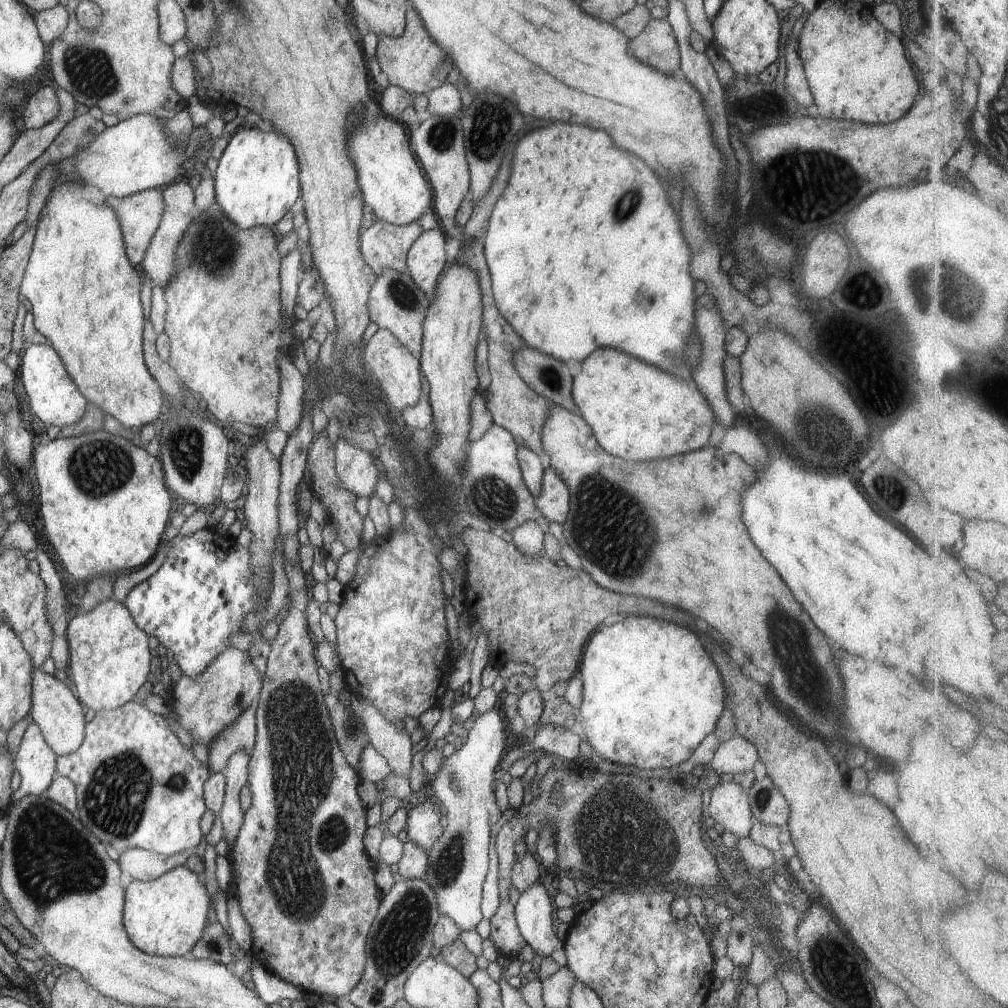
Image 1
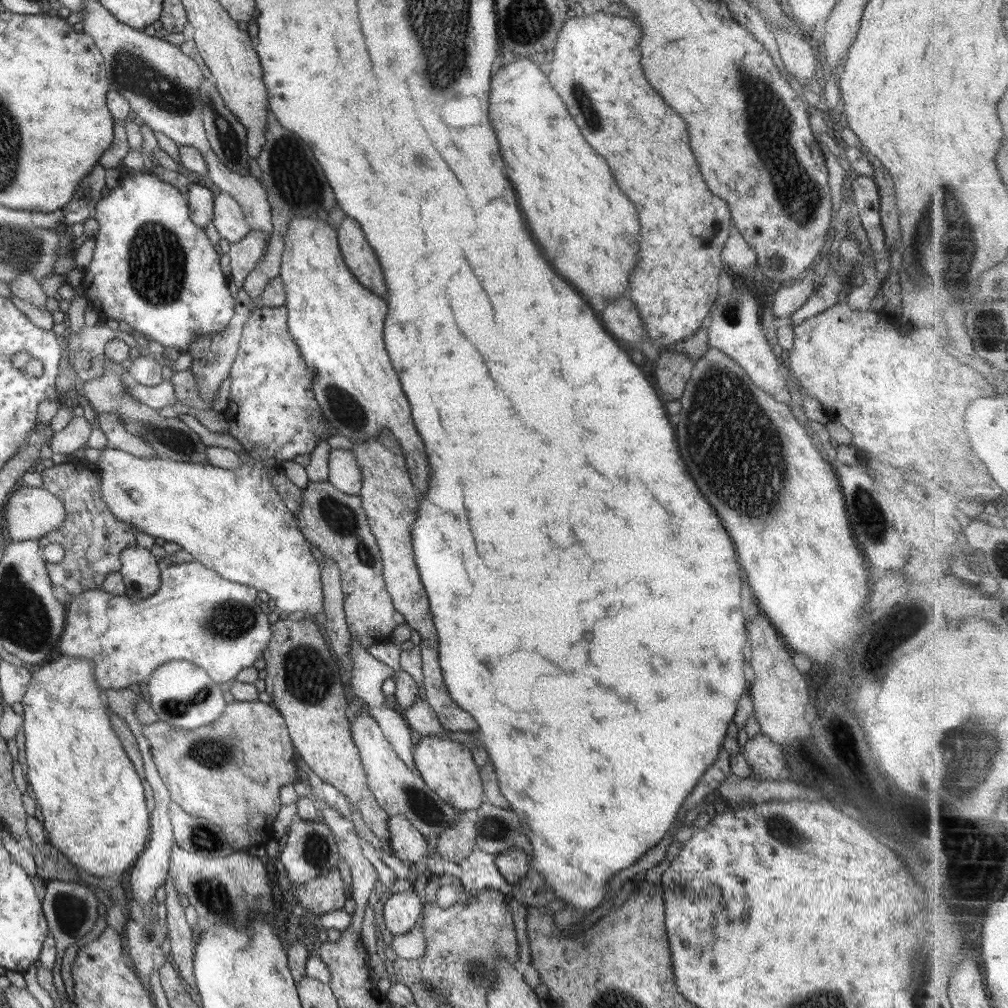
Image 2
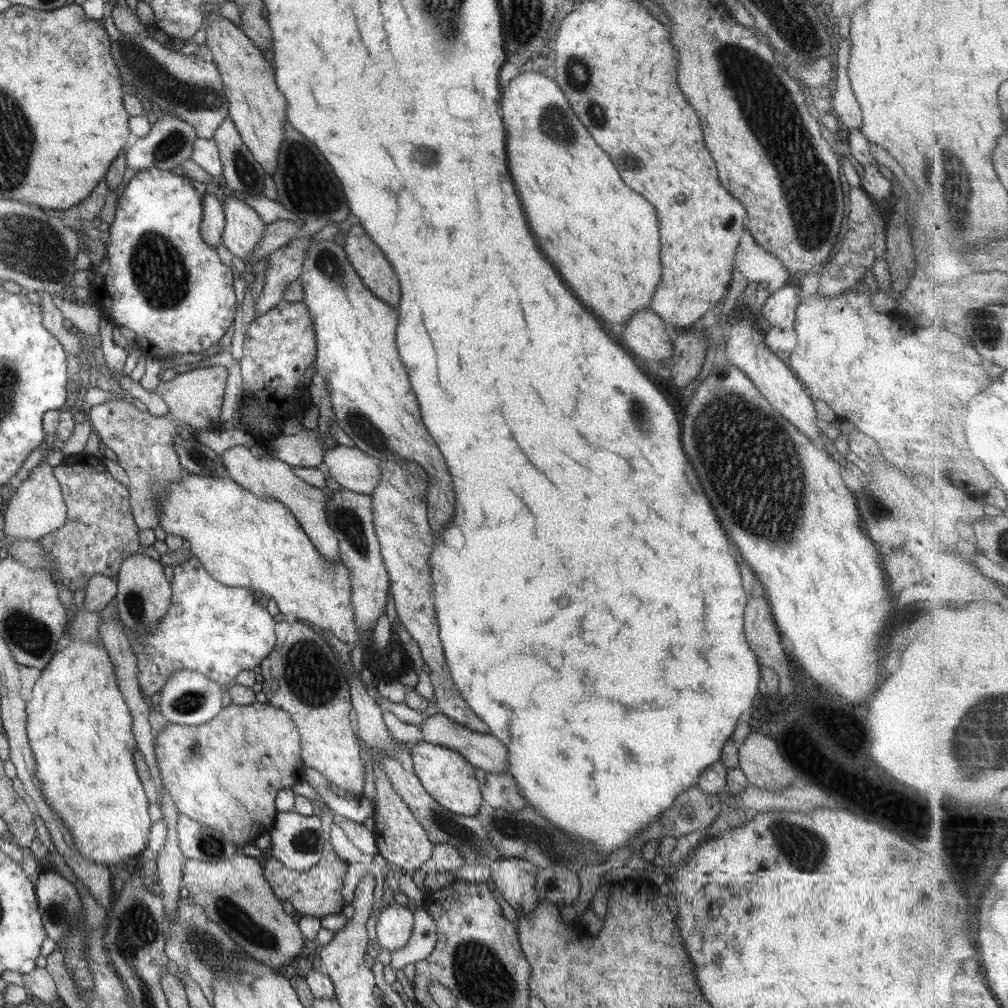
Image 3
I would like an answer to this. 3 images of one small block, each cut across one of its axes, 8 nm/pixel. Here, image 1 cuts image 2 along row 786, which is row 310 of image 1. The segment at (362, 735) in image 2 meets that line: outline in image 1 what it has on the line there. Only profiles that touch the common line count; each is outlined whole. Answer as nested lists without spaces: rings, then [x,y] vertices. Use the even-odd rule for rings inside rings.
[[[391,269],[381,271],[369,289],[366,307],[371,322],[377,324],[379,329],[387,329],[411,353],[419,352],[422,343],[422,322],[431,297],[425,296],[416,287],[409,272],[398,273]]]

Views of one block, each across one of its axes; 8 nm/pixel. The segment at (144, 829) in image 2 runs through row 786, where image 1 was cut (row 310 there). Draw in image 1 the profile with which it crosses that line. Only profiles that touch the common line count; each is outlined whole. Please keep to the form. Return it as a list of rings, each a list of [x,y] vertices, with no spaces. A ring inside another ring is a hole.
[[[71,179],[60,183],[50,190],[48,194],[49,198],[47,198],[43,208],[40,210],[40,216],[35,226],[36,234],[32,242],[31,254],[28,256],[28,264],[25,267],[25,278],[24,282],[21,283],[20,291],[24,295],[24,298],[27,298],[30,302],[35,330],[48,340],[48,344],[59,355],[67,374],[75,383],[78,391],[89,403],[98,406],[104,414],[112,416],[125,428],[139,430],[143,425],[153,422],[159,412],[163,412],[165,408],[164,396],[155,379],[149,374],[142,353],[142,330],[146,321],[143,319],[141,303],[139,302],[139,286],[141,286],[142,279],[135,271],[135,268],[133,268],[133,265],[128,261],[122,239],[122,230],[113,208],[107,207],[105,204],[97,205],[93,202],[88,202],[83,194],[82,186],[77,186]]]

